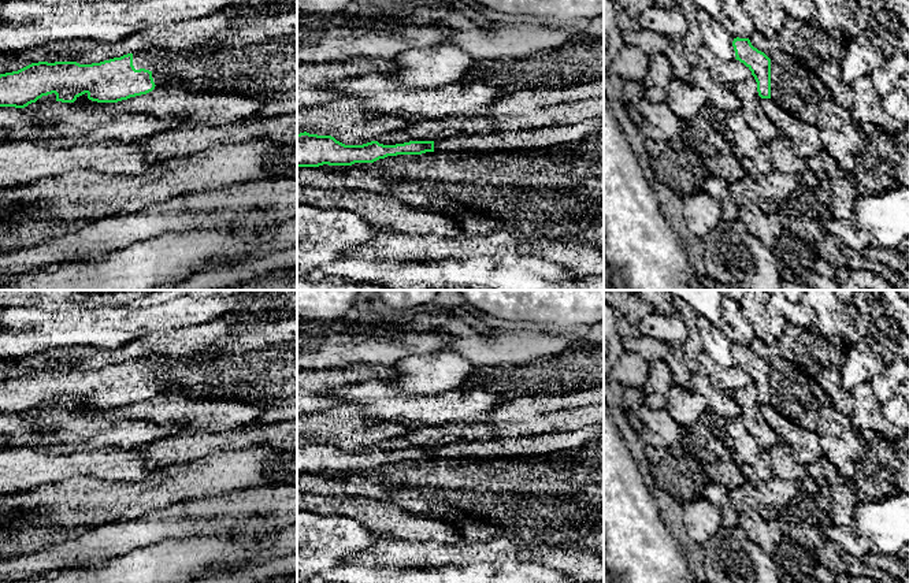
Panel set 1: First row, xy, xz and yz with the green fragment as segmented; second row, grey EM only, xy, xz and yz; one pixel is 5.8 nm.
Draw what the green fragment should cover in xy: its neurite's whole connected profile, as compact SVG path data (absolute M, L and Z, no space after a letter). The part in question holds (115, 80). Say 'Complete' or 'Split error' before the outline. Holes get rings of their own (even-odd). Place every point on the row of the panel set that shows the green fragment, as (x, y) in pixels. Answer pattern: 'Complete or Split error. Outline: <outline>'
Split error. Outline: M152 49L127 53L100 63L79 64L77 62L38 62L18 71L0 74L0 107L25 108L42 96L55 93L56 101L74 103L79 96L97 103L118 103L146 94L166 81L168 64L167 49Z

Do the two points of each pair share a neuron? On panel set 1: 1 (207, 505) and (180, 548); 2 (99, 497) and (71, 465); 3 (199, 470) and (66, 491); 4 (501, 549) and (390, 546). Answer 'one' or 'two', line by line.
1: two
2: two
3: one
4: one

